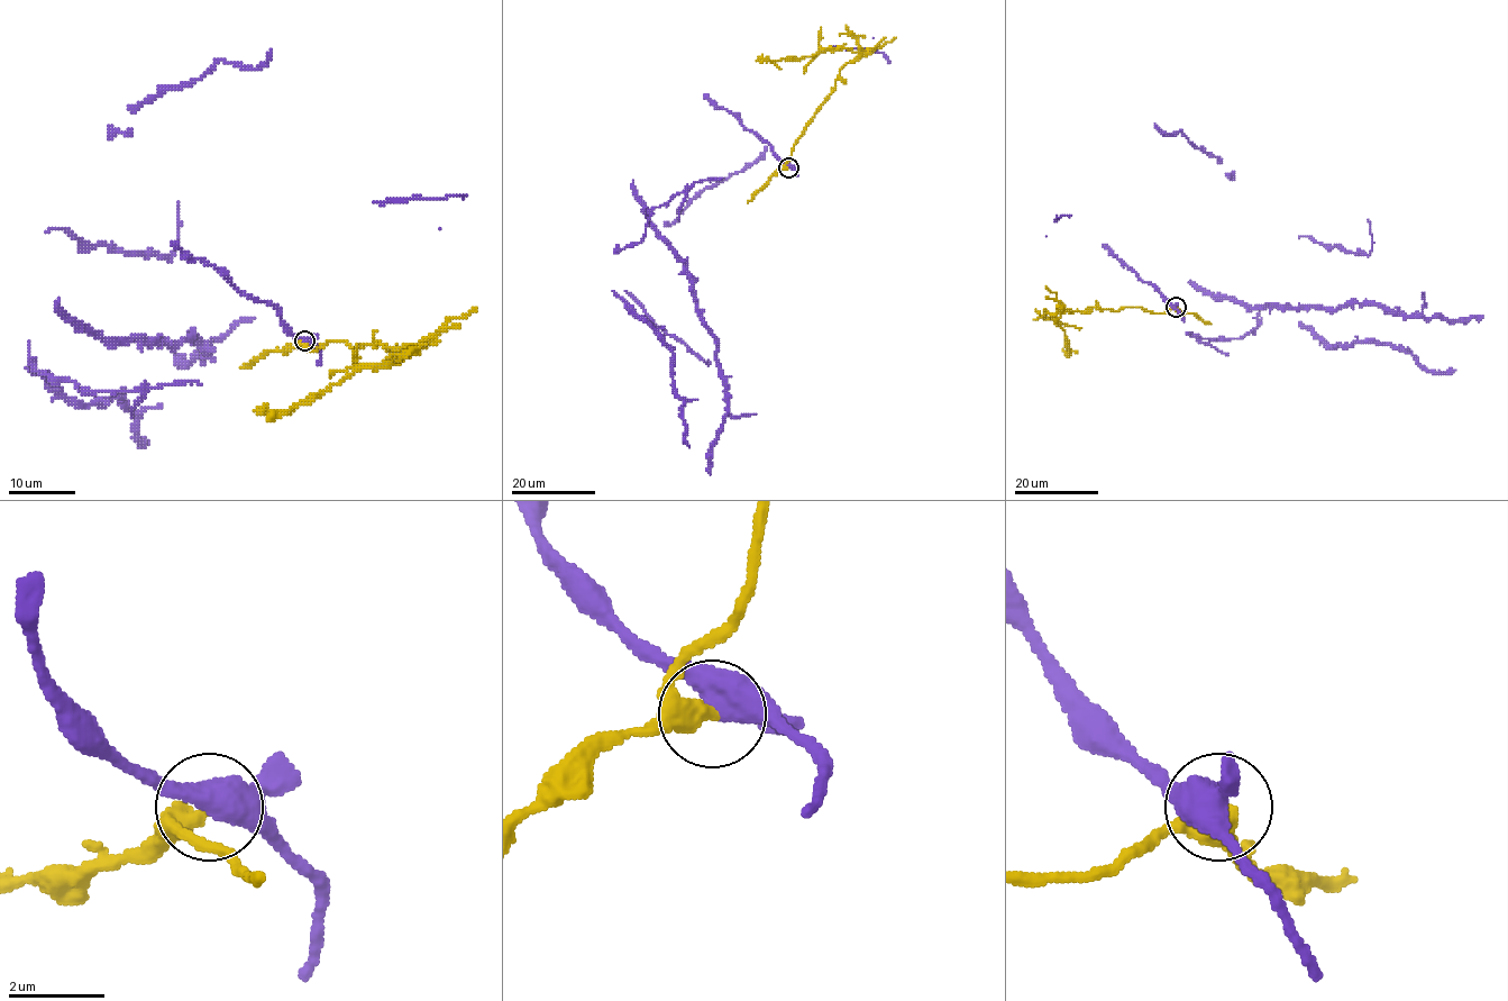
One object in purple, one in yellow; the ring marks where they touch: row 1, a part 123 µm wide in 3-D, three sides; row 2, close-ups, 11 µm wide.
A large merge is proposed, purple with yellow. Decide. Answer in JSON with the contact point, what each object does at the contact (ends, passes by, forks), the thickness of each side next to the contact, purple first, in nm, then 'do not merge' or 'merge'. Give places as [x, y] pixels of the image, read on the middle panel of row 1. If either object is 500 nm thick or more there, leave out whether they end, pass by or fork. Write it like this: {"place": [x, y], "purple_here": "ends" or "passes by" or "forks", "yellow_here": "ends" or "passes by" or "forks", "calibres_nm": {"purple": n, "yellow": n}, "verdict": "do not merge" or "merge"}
{"place": [788, 167], "purple_here": "forks", "yellow_here": "ends", "calibres_nm": {"purple": 440, "yellow": 480}, "verdict": "do not merge"}

